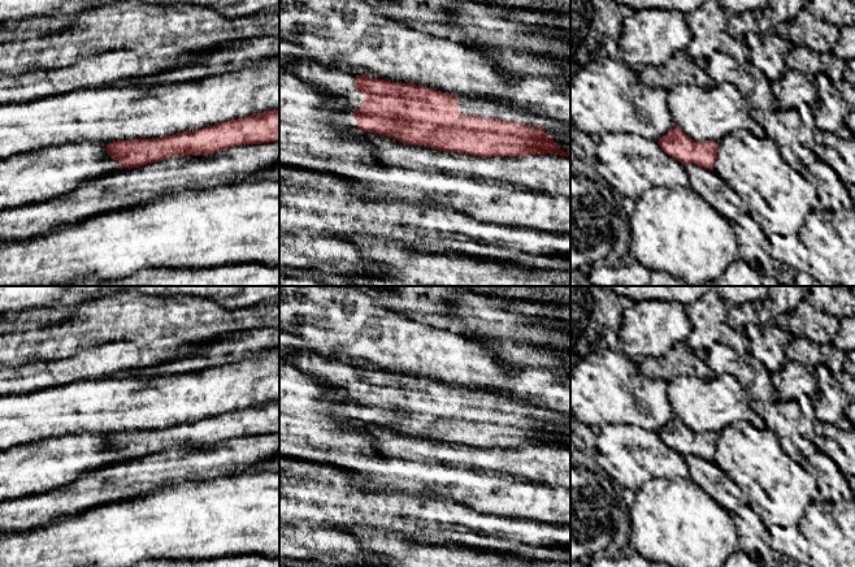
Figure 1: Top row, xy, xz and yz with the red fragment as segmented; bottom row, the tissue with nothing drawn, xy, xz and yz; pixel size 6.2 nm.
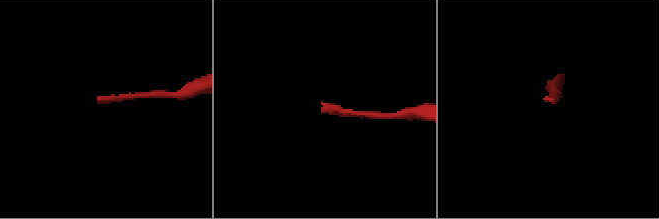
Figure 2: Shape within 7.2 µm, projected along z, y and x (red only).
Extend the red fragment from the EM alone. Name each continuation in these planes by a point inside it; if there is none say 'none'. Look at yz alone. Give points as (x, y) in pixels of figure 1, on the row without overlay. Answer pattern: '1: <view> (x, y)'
none

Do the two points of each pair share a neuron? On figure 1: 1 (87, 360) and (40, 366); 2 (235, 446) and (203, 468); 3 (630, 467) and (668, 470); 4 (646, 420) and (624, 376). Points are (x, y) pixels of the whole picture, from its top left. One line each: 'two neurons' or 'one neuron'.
1: one neuron
2: one neuron
3: one neuron
4: one neuron

